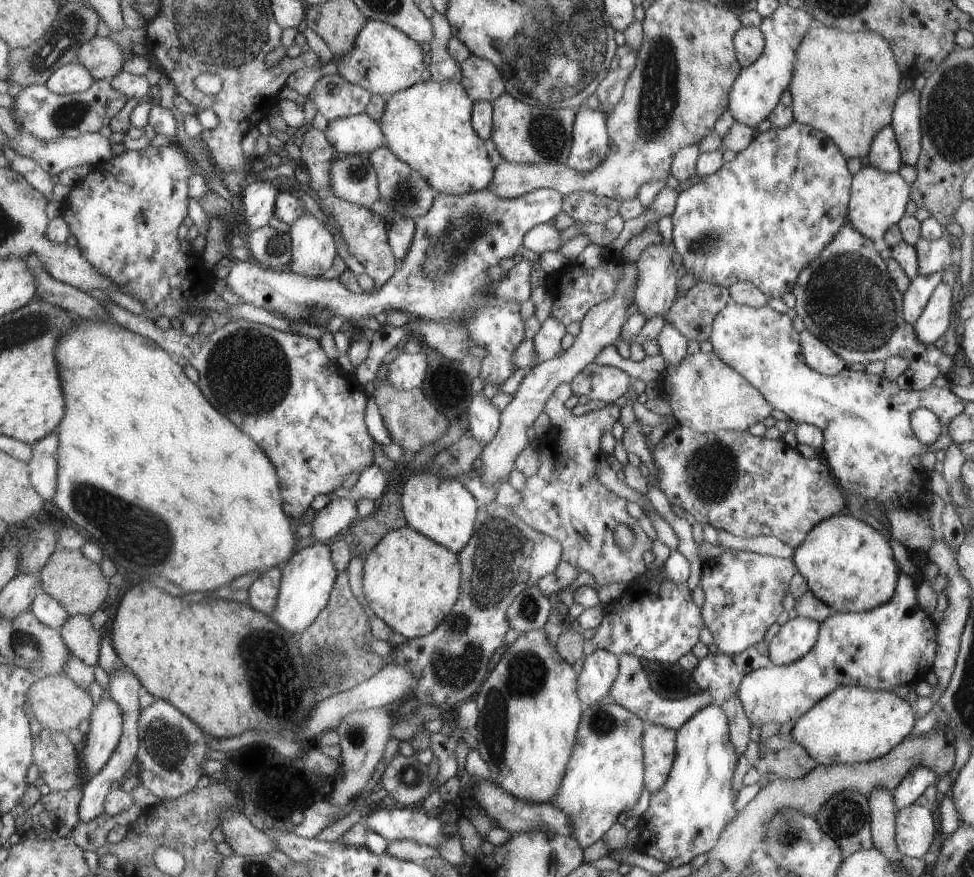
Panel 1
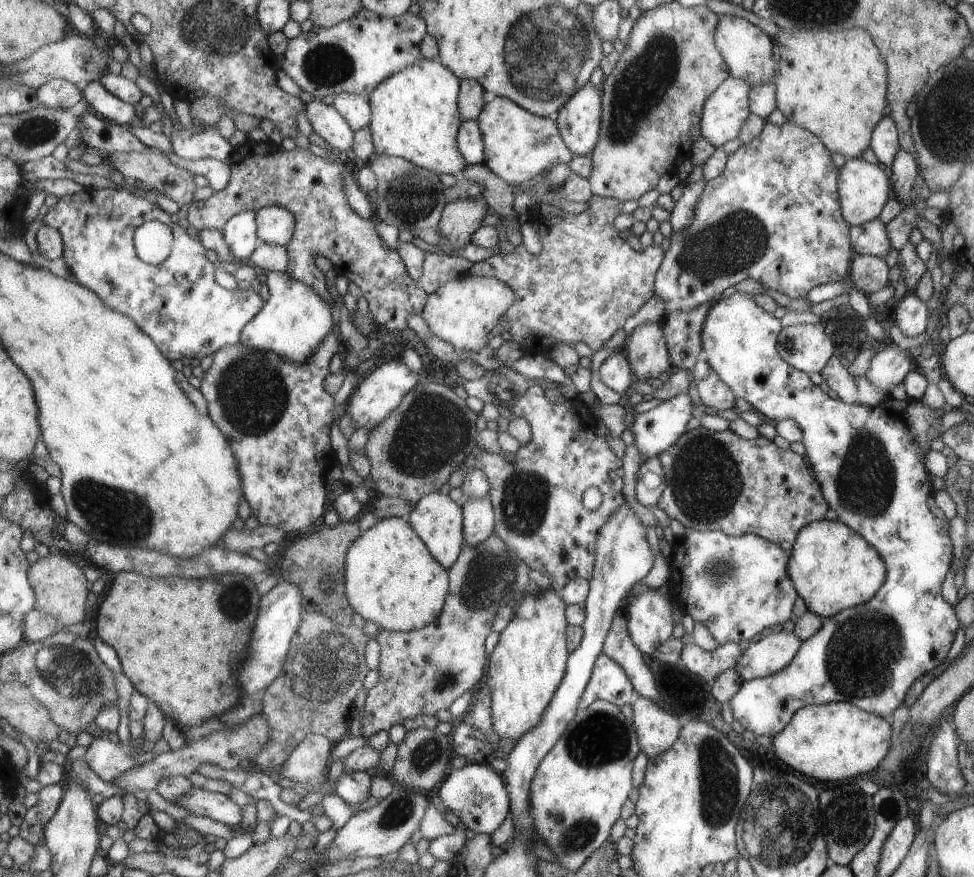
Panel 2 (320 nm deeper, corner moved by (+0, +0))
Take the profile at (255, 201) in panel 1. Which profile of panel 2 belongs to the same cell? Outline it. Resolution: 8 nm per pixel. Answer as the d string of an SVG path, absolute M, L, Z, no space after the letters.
M247 210L235 215L222 228L222 233L231 247L231 252L243 263L247 263L253 252L264 243L258 233L255 211Z

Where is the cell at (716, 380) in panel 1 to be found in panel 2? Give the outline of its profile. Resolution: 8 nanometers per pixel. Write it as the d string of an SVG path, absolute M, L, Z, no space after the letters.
M709 370L707 376L695 384L695 390L703 406L714 408L716 411L734 408L735 394L714 370Z

